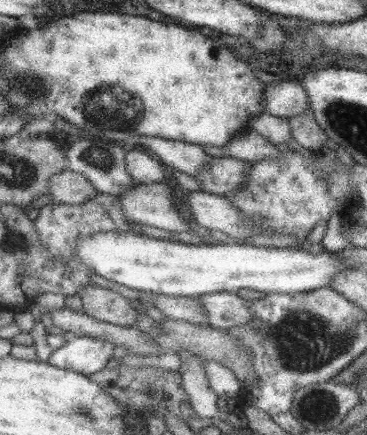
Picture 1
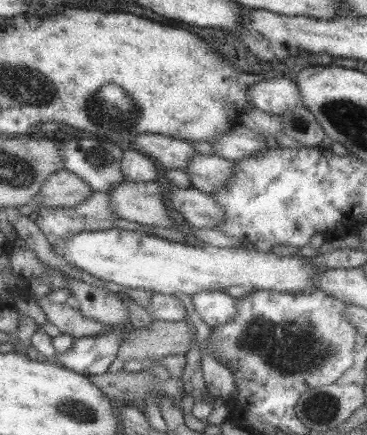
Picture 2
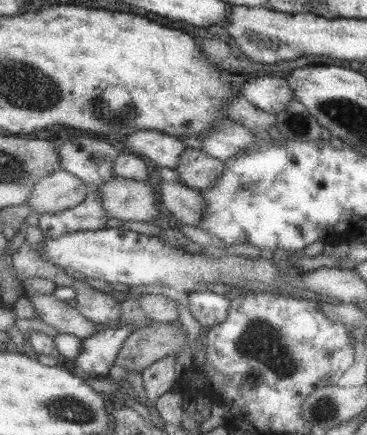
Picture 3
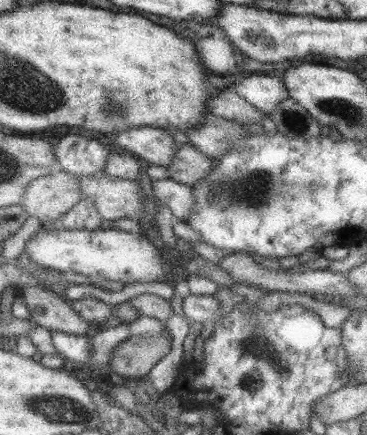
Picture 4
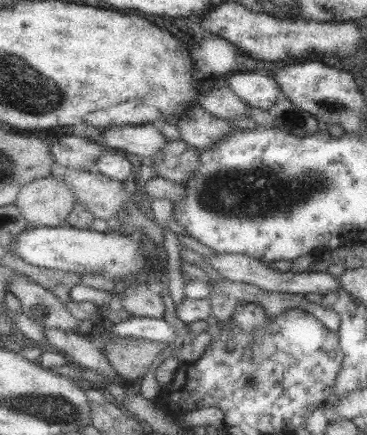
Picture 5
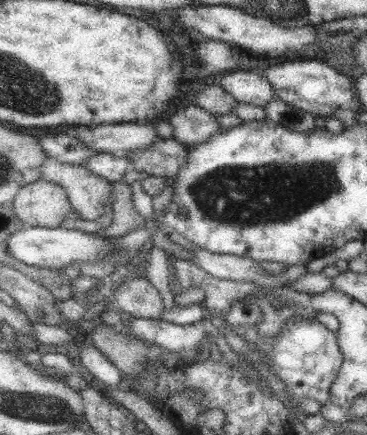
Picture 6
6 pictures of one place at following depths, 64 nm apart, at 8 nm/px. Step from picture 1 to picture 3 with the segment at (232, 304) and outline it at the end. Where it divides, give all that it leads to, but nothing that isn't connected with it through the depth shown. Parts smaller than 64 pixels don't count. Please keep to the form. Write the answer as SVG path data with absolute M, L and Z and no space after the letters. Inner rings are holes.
M191 292L189 294L189 312L191 316L199 322L199 326L205 328L215 328L219 322L223 322L229 314L229 298L227 296L219 296L213 292Z

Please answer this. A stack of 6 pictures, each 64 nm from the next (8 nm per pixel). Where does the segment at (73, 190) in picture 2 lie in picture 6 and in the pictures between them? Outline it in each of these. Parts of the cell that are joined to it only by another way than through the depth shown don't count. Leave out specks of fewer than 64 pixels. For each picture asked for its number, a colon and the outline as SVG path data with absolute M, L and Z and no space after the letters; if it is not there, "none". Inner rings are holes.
3: M59 168L35 184L27 204L37 214L57 214L81 204L87 192L89 188L79 178Z
4: M57 170L51 176L41 176L37 180L33 180L23 194L23 202L21 206L25 208L25 212L29 216L35 216L39 222L53 222L57 218L61 218L67 210L71 210L77 202L81 202L83 196L79 194L79 186L77 186L77 178L71 176L69 172L61 172Z
5: M57 178L33 180L31 184L25 184L17 196L15 206L21 210L21 216L27 220L27 224L35 228L63 226L65 218L77 204L73 192Z
6: M45 180L23 186L9 206L25 224L49 230L61 228L69 210L73 210L67 194L57 184Z

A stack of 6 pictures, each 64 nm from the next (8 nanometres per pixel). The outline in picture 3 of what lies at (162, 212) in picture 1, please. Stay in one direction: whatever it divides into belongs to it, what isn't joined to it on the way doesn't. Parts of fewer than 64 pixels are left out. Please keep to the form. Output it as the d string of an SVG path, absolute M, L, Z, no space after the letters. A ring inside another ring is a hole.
M119 176L101 184L97 194L103 200L105 216L117 218L121 222L147 222L153 224L159 218L159 200L153 194L149 182L129 182Z

